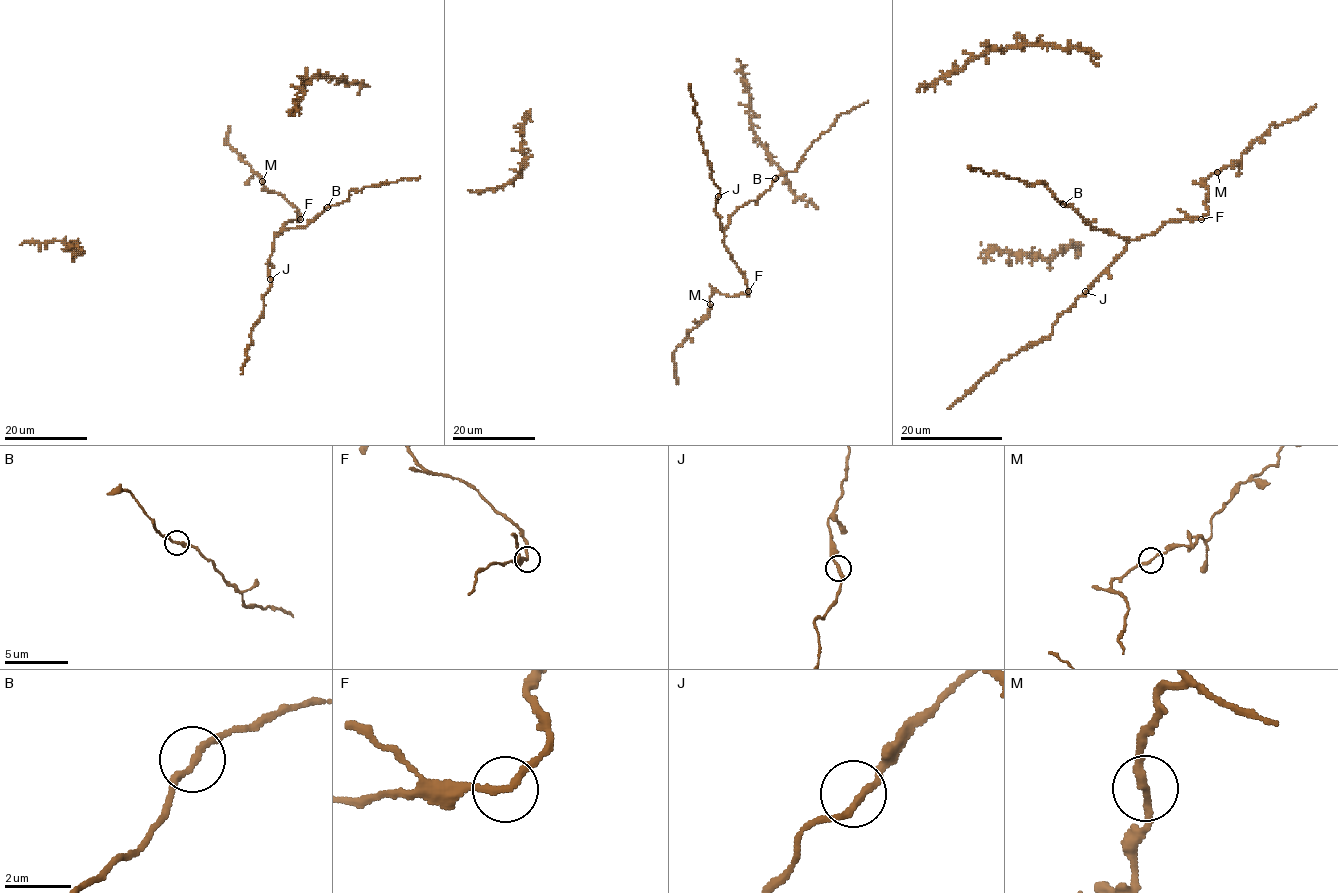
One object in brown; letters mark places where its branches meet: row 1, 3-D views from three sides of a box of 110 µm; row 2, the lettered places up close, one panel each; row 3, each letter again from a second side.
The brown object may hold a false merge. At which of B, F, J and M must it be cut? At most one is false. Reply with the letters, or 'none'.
M

